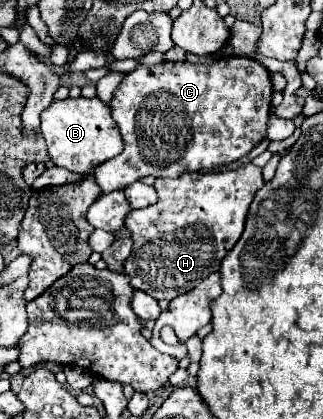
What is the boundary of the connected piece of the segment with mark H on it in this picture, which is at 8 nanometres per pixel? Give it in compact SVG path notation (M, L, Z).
M245 164L237 170L223 170L223 172L207 172L207 174L191 172L175 180L157 178L155 190L159 194L159 202L149 208L131 210L127 218L127 228L133 234L133 250L125 262L125 274L131 278L131 286L135 290L147 292L157 300L175 298L177 294L183 294L193 286L197 286L209 274L217 272L221 260L241 238L249 204L253 202L261 186L263 186L261 168L253 164Z

